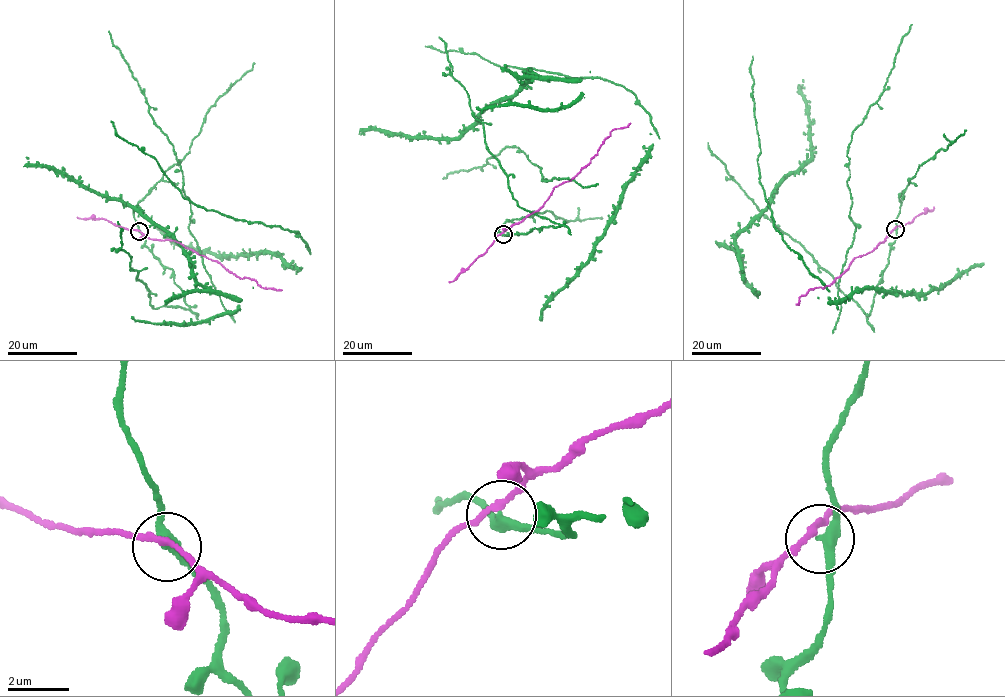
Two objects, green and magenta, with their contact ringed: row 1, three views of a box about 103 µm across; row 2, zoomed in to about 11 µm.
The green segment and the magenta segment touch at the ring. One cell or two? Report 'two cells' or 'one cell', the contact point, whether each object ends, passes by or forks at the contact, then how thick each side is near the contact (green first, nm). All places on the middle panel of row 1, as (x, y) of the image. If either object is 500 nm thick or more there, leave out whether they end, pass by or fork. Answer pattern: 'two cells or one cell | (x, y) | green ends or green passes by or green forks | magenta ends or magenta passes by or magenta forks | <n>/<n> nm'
two cells | (503, 234) | green passes by | magenta passes by | 320/180 nm

